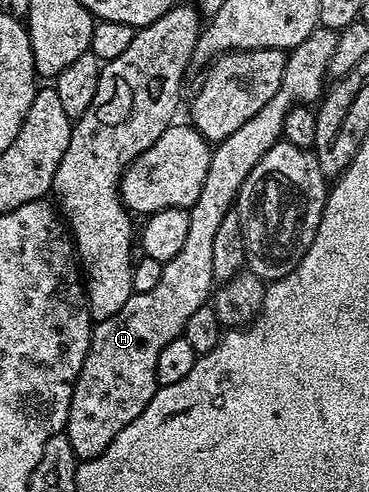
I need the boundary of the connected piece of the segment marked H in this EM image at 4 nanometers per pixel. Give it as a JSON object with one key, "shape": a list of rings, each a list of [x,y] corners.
{"shape":[[[318,25],[313,32],[309,32],[309,36],[305,36],[305,40],[301,40],[301,44],[290,50],[285,60],[285,76],[281,76],[281,88],[277,88],[273,100],[269,100],[269,104],[265,104],[265,108],[261,108],[257,116],[245,120],[245,124],[241,124],[237,132],[233,132],[212,149],[209,173],[205,175],[205,184],[201,184],[201,196],[197,196],[195,203],[187,210],[189,233],[185,236],[185,245],[181,248],[181,252],[177,252],[177,256],[173,256],[173,260],[163,263],[161,281],[149,292],[132,293],[131,298],[125,300],[121,312],[94,323],[89,352],[85,356],[85,364],[81,364],[77,384],[73,388],[73,400],[69,404],[69,416],[65,427],[67,439],[76,459],[86,460],[101,456],[101,452],[105,452],[105,448],[113,444],[117,432],[133,424],[133,420],[137,420],[137,416],[145,412],[145,404],[153,400],[155,391],[160,387],[157,380],[157,356],[161,356],[161,348],[165,348],[169,340],[180,337],[185,324],[189,324],[189,316],[193,316],[197,308],[208,305],[212,297],[213,287],[216,285],[213,276],[213,236],[216,235],[221,220],[225,220],[227,213],[236,205],[239,189],[252,172],[254,165],[283,138],[285,116],[289,116],[291,109],[297,105],[315,104],[322,99],[329,82],[331,61],[338,40],[338,30]]]}

